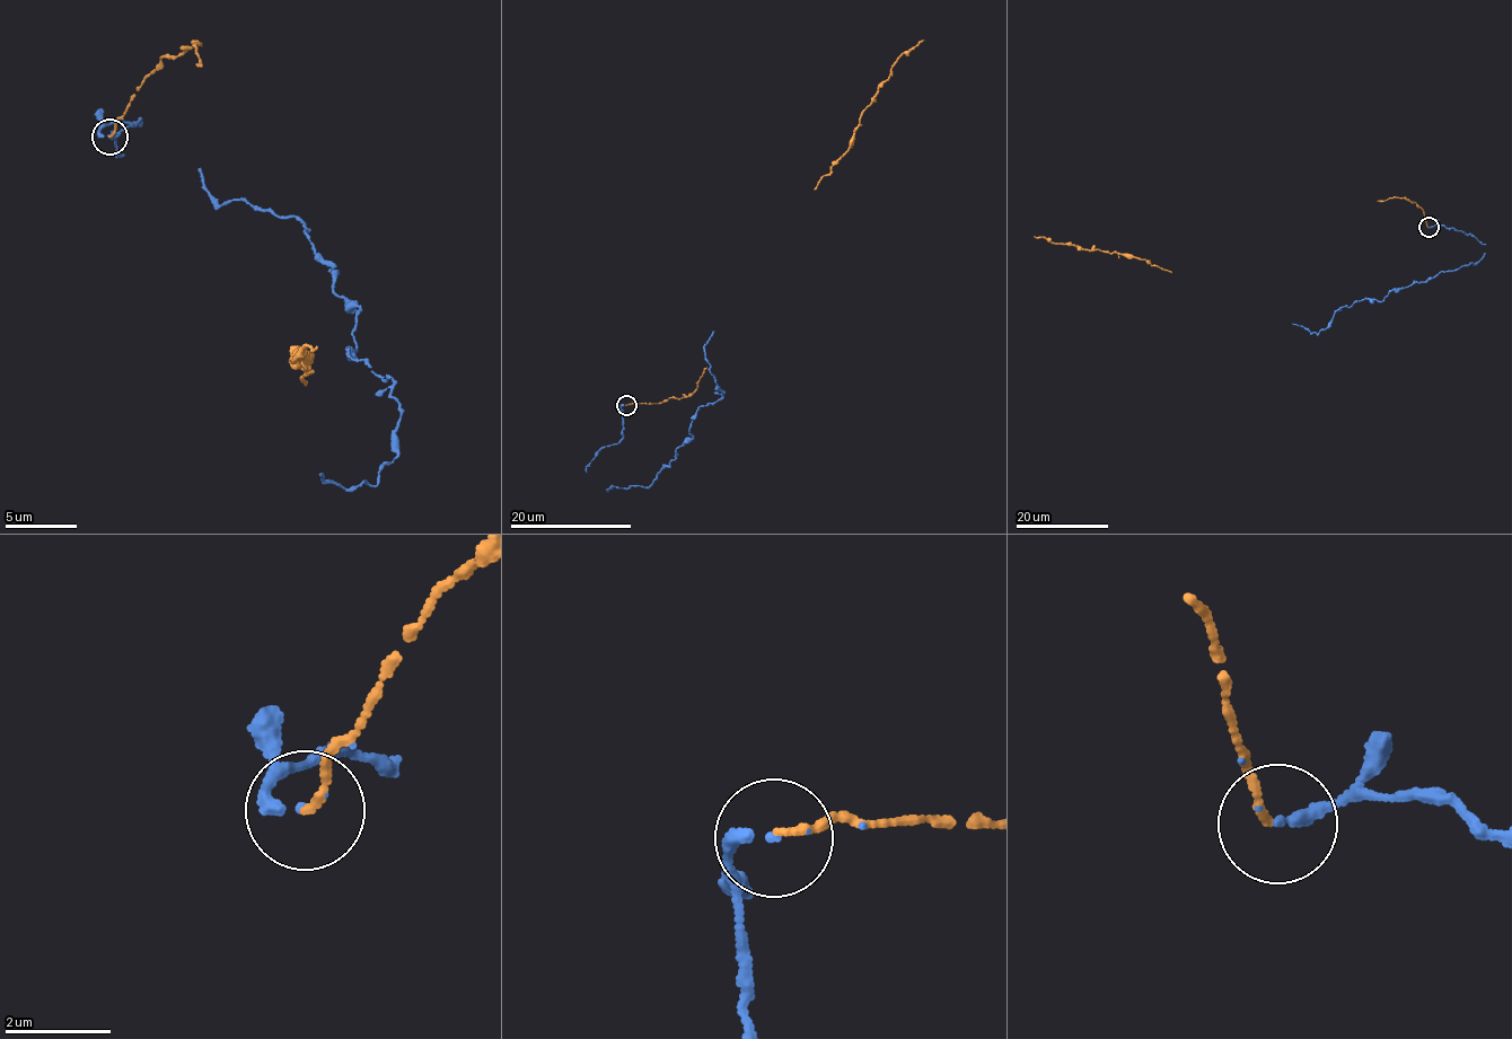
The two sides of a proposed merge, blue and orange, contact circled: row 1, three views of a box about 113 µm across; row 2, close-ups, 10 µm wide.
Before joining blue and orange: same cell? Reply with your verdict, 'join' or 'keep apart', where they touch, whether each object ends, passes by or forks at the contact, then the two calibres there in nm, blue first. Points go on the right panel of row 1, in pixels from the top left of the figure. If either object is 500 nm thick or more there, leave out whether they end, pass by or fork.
join; place (1429, 227); blue ends; orange ends; calibres 200 and 130 nm

